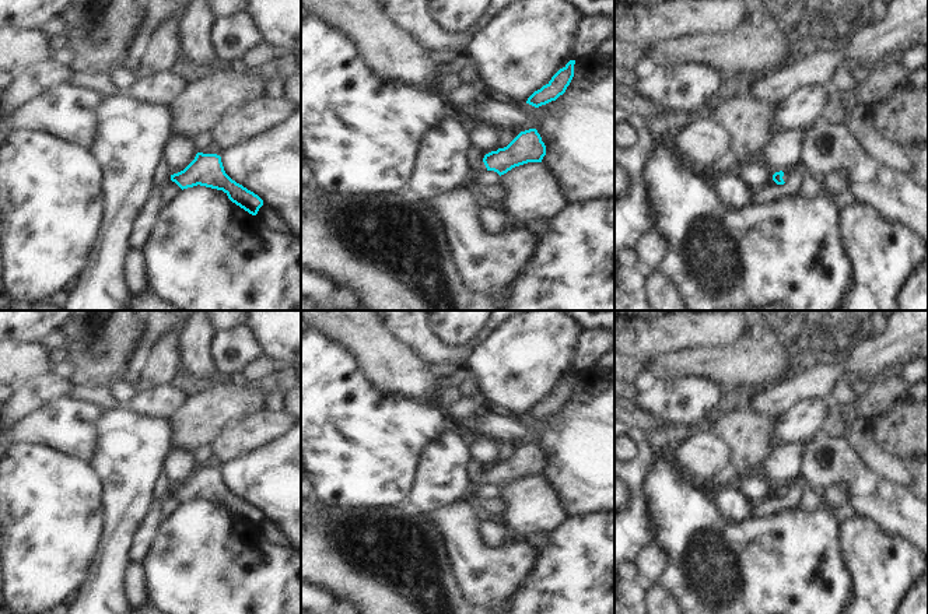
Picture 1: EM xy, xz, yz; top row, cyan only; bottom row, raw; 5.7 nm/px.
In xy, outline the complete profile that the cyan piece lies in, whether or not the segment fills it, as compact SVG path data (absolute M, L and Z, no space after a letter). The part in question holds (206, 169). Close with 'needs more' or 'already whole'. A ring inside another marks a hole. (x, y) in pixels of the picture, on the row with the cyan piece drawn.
M197 152L183 171L174 175L161 158L154 169L151 183L154 187L162 187L171 180L182 190L197 185L223 190L232 203L252 215L256 215L263 206L263 200L258 194L237 183L225 173L221 157L217 154Z; needs more

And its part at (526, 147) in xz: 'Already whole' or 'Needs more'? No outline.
Needs more

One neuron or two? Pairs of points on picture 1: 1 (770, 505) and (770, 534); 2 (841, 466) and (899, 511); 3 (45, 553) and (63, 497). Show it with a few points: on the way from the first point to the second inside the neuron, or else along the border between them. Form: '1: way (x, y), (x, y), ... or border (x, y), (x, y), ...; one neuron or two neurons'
1: border (798, 505), (770, 513), (752, 515); two neurons
2: way (855, 474), (885, 502); one neuron
3: way (48, 539), (51, 511); one neuron

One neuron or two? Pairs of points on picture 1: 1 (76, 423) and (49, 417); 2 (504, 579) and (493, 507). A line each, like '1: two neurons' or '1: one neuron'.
1: one neuron
2: two neurons

